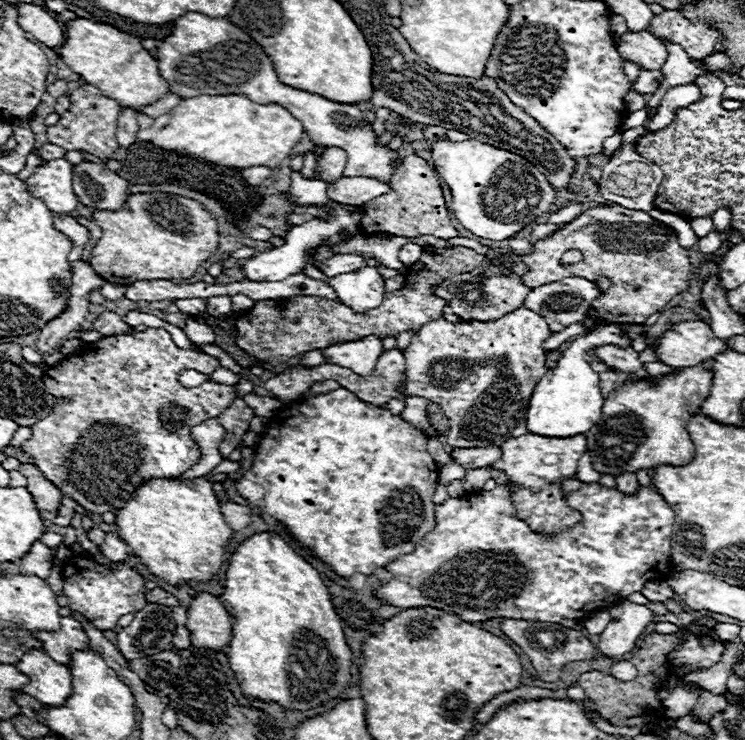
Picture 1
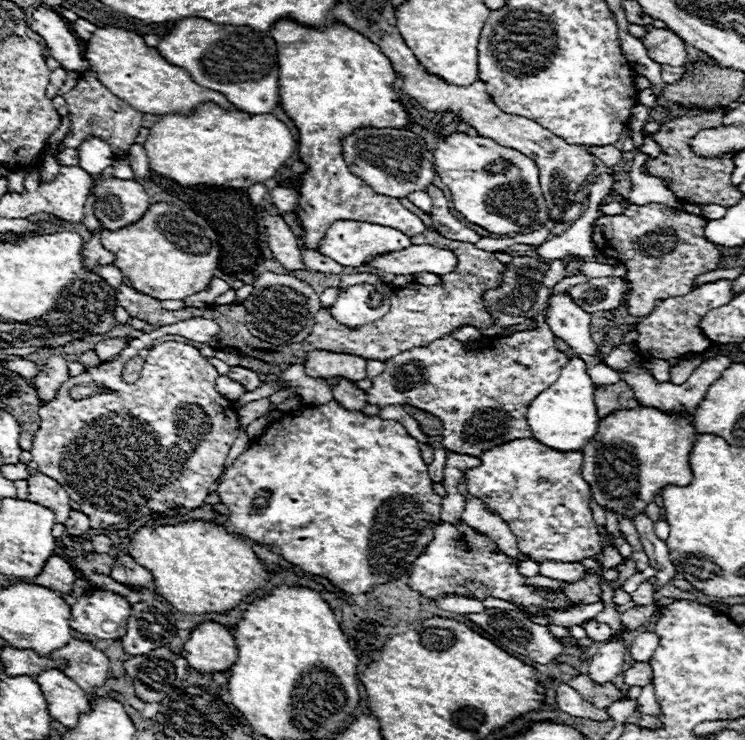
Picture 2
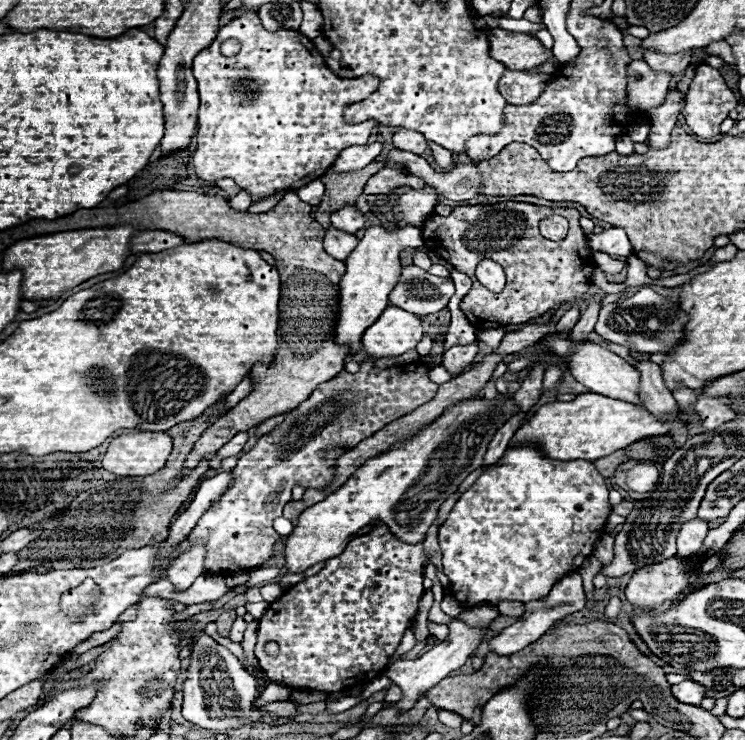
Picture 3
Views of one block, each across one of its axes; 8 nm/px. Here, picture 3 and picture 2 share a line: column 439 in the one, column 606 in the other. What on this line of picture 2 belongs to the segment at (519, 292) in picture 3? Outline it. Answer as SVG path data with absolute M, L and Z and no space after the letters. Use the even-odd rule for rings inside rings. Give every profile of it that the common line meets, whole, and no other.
M632 204L618 216L600 216L596 220L592 234L596 248L628 268L626 280L632 288L626 304L632 316L648 316L656 300L688 294L696 276L718 268L722 246L704 238L704 226L706 218L664 204Z

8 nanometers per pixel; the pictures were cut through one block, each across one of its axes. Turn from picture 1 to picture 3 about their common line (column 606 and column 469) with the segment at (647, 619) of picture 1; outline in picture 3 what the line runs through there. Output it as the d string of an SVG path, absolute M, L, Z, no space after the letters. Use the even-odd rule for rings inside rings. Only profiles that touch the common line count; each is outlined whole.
M454 618L450 624L448 624L448 638L444 640L444 642L438 642L430 652L426 652L422 658L416 658L414 662L410 662L410 660L396 660L396 662L392 662L390 664L390 668L386 670L386 676L396 684L396 686L400 686L402 688L402 692L404 692L404 698L400 700L400 702L396 702L396 706L402 710L402 712L406 712L406 710L410 710L414 704L416 704L416 700L420 698L420 694L424 694L426 690L430 690L432 686L436 686L442 678L446 678L452 670L458 670L470 656L472 656L472 652L476 650L476 646L484 640L484 636L486 636L486 630L488 630L488 626L468 626L468 624L464 624L462 620L458 620L458 618Z

